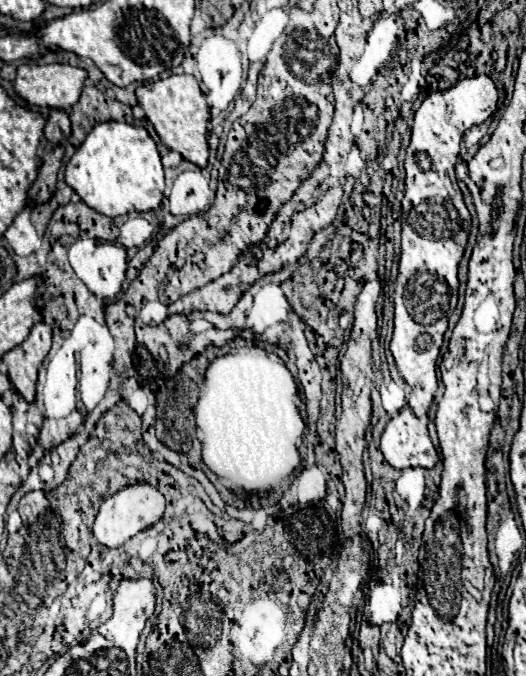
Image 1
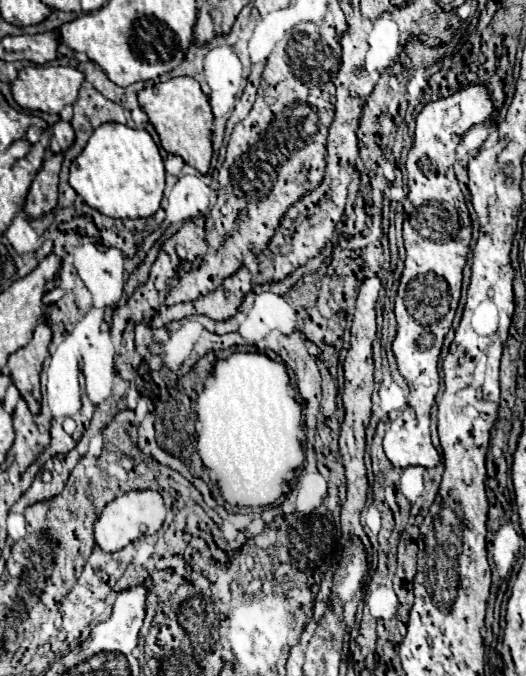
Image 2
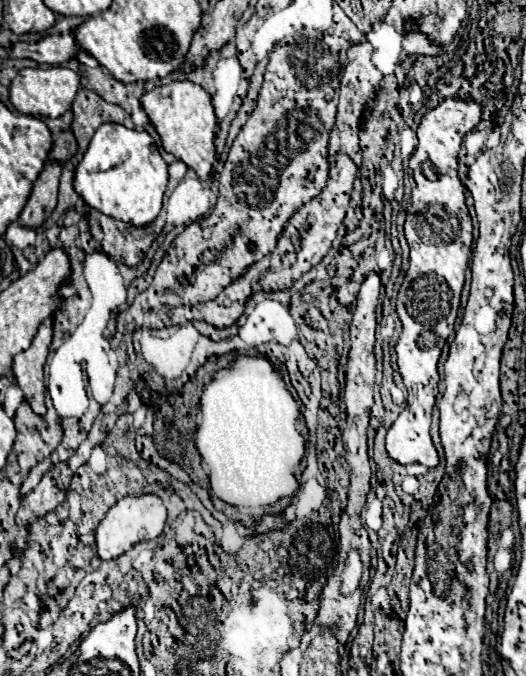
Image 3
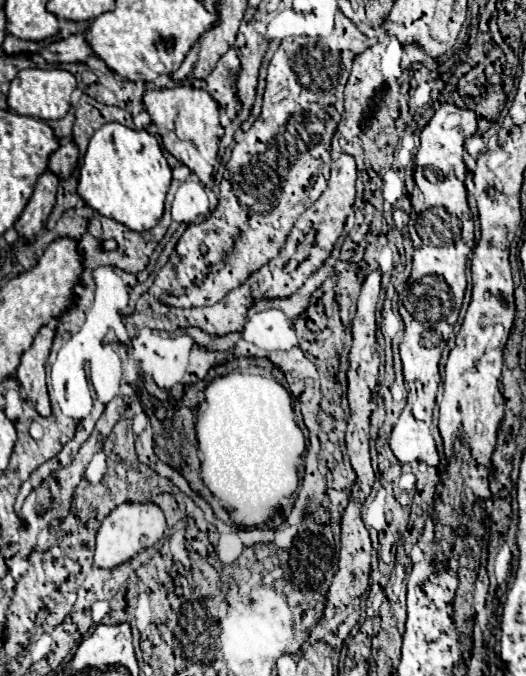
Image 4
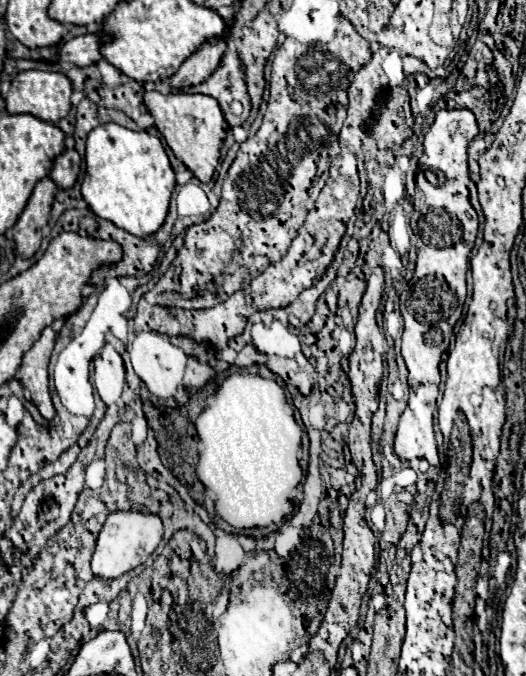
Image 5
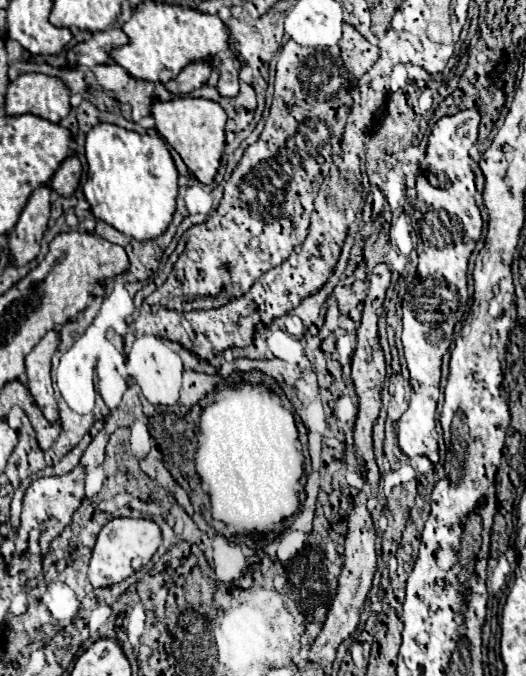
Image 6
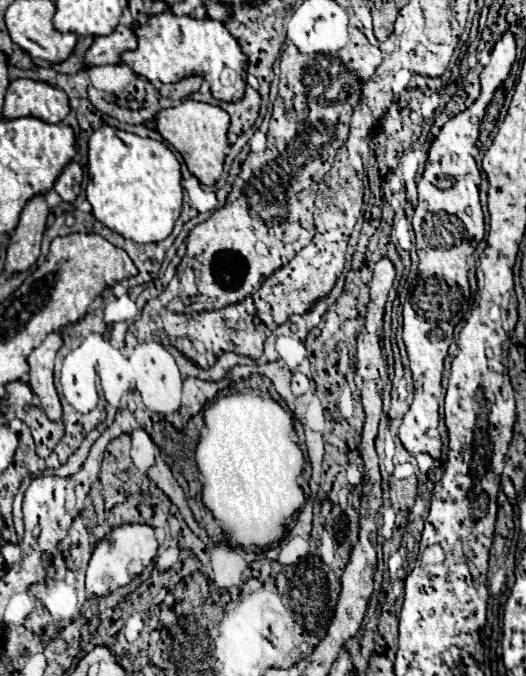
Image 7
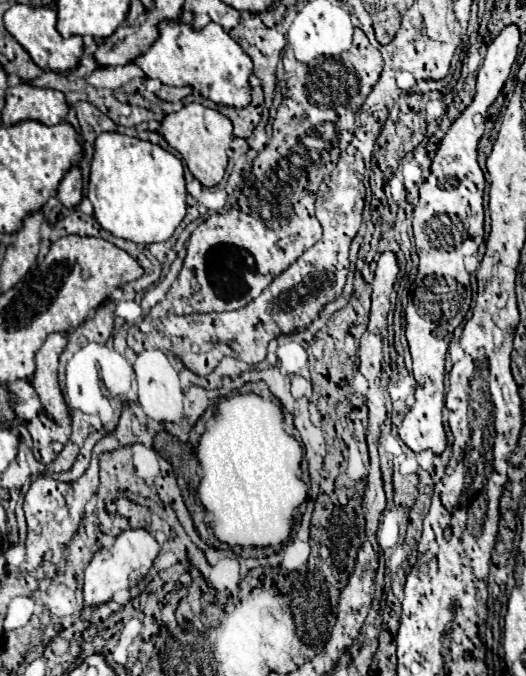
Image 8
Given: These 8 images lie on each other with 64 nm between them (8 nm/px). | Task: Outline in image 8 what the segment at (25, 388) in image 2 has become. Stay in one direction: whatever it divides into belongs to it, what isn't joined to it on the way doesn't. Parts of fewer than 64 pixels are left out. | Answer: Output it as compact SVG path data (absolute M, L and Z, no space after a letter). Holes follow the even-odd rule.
M50 334L42 348L36 352L36 372L32 378L32 386L44 404L44 410L58 422L66 424L68 408L64 404L64 396L58 386L58 356L66 346L64 334Z

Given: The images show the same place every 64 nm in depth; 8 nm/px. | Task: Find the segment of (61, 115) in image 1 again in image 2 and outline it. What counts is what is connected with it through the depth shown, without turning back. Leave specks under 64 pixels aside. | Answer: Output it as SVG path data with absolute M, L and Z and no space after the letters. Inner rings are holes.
M58 120L50 126L50 132L52 132L52 138L50 138L50 148L52 152L64 152L66 148L72 146L74 142L74 132L72 132L72 126L70 122L66 120Z

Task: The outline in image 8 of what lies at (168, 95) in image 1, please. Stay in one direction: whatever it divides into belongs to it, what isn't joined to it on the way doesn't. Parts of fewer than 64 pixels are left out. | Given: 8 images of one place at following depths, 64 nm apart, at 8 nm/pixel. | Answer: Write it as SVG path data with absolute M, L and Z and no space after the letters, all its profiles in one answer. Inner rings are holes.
M186 104L182 110L166 114L164 120L160 122L160 134L164 140L182 154L188 170L198 178L204 186L216 186L226 172L228 164L228 150L232 142L232 122L220 114L214 108L202 106L202 104Z

